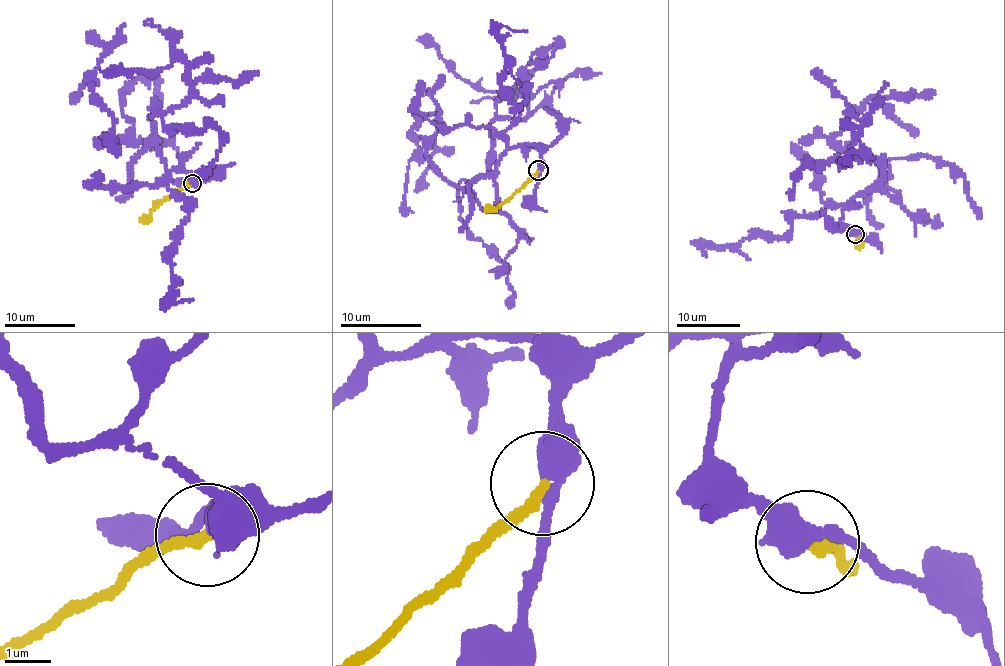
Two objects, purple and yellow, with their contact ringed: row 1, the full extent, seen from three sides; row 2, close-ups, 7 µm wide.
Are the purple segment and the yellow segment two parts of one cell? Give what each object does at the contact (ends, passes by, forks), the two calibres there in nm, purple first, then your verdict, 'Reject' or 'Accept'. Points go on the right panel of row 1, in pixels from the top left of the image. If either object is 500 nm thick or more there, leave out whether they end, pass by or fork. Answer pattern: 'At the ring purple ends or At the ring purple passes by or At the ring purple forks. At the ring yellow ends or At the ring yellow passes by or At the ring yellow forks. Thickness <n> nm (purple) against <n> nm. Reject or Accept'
At the ring purple passes by. At the ring yellow ends. Thickness 460 nm (purple) against 240 nm. Accept

